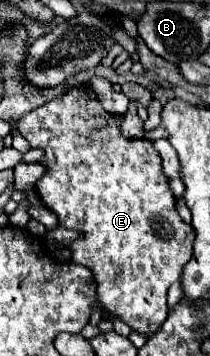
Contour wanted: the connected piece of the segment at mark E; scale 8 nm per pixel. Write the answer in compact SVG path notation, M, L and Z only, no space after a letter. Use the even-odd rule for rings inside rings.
M82 83L76 89L68 89L60 97L40 105L32 113L24 113L16 121L18 131L30 141L32 147L44 149L44 157L38 161L46 167L46 173L36 181L34 191L40 201L58 217L58 225L76 229L82 235L68 243L72 263L80 263L92 269L98 283L98 301L102 309L128 323L134 331L144 335L156 333L156 329L168 317L168 287L180 279L184 265L192 257L194 229L186 225L176 211L176 197L170 181L160 169L160 155L148 139L128 139L122 135L122 115L108 113L90 83Z

